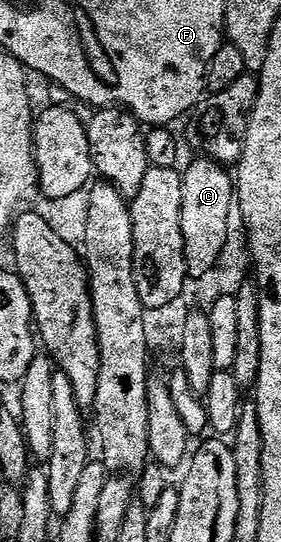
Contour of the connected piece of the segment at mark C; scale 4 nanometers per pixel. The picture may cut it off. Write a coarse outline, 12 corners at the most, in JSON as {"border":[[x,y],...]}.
{"border":[[205,156],[182,174],[186,273],[224,252],[236,196],[231,171]]}

